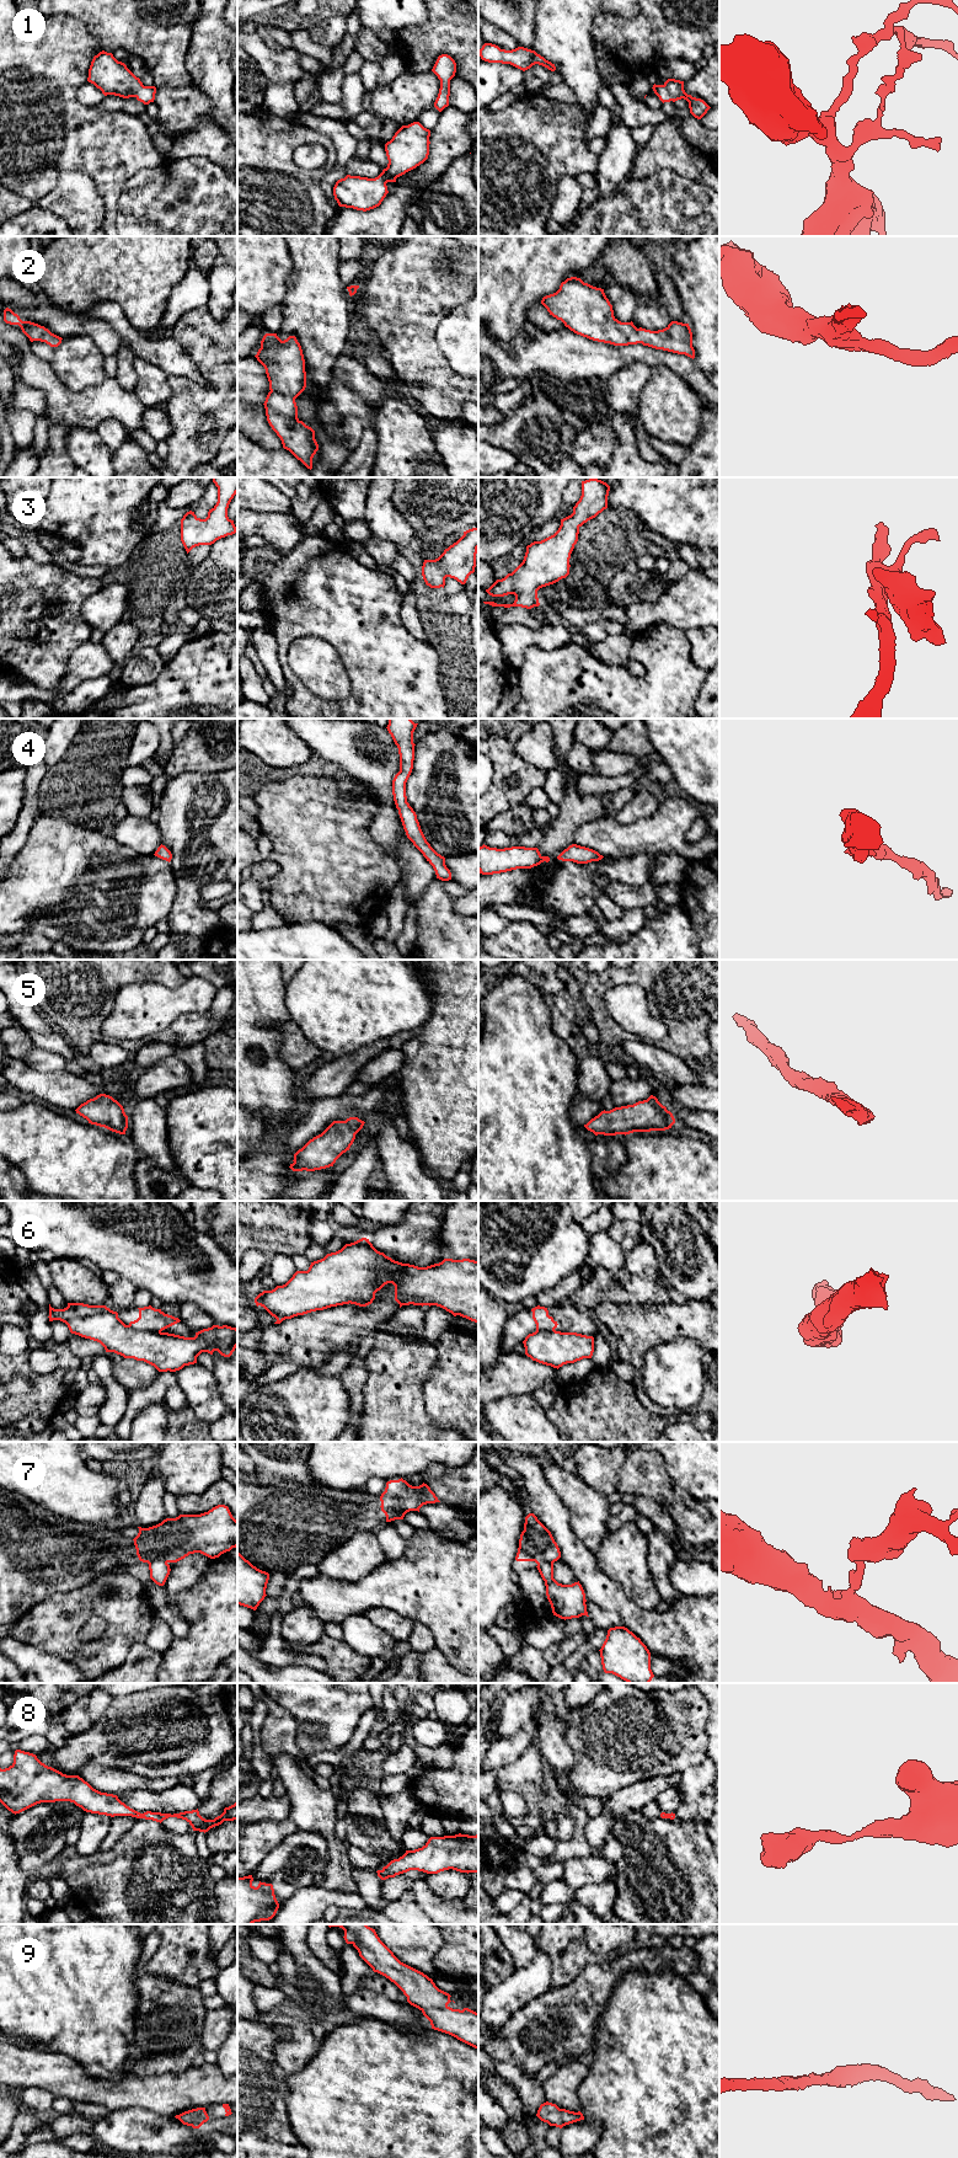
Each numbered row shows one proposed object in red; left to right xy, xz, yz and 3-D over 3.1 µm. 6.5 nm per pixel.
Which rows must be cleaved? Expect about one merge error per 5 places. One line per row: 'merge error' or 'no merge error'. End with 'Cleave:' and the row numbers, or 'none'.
1: no merge error
2: no merge error
3: no merge error
4: no merge error
5: no merge error
6: merge error
7: merge error
8: no merge error
9: no merge error
Cleave: 6, 7

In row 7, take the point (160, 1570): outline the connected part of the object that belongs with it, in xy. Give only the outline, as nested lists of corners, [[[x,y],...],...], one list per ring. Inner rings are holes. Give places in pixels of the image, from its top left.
[[[155,1560],[149,1564],[150,1579],[159,1586],[164,1586],[168,1575],[170,1565],[161,1560]]]

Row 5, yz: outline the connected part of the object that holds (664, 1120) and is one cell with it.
[[[651,1095],[647,1100],[633,1105],[604,1110],[584,1127],[595,1136],[626,1136],[633,1132],[665,1131],[674,1123],[673,1113]]]

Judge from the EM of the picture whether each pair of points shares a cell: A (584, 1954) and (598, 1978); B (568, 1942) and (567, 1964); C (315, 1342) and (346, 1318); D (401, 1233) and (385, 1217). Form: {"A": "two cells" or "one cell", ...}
{"A": "two cells", "B": "one cell", "C": "one cell", "D": "two cells"}

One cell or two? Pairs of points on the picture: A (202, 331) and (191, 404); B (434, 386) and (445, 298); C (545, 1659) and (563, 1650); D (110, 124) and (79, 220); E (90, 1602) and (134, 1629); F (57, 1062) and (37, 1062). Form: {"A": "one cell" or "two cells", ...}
{"A": "one cell", "B": "one cell", "C": "two cells", "D": "two cells", "E": "one cell", "F": "one cell"}

